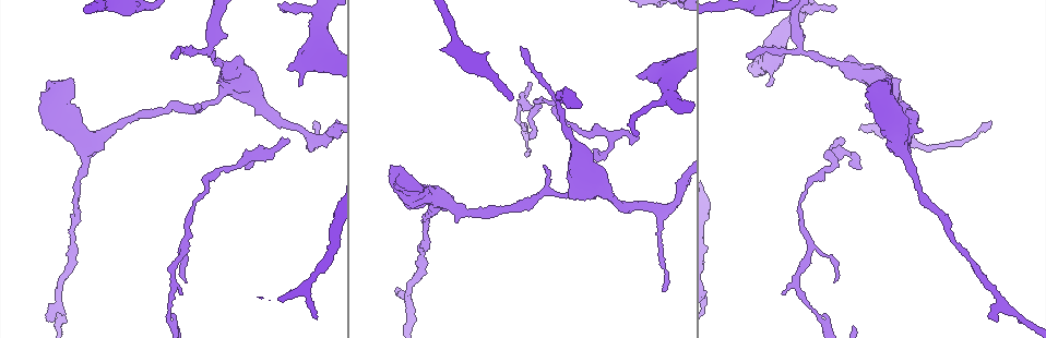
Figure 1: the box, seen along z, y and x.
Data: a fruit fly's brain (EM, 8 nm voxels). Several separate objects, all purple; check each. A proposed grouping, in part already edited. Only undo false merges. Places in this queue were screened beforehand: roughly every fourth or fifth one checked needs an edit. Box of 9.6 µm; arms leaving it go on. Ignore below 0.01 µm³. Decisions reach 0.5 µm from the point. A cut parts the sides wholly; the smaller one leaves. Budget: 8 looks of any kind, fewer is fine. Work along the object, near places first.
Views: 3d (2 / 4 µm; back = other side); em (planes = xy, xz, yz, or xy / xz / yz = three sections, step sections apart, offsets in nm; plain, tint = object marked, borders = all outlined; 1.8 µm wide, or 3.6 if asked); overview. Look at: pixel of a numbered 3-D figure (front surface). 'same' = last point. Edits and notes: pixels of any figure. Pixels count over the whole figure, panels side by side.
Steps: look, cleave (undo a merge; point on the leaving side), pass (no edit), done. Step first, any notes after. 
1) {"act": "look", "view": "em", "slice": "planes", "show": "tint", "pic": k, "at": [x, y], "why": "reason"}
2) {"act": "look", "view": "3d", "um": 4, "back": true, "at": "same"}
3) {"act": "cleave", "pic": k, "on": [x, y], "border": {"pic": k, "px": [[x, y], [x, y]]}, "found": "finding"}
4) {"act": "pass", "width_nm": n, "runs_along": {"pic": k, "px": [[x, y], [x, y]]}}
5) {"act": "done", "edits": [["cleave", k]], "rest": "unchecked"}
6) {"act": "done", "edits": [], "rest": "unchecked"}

{"act": "look", "view": "em", "slice": "planes", "show": "plain", "pic": 1, "at": [262, 154], "why": "sharp bend"}

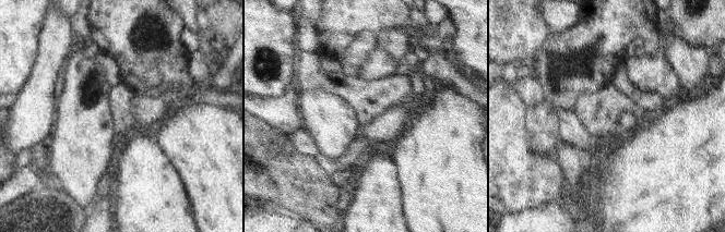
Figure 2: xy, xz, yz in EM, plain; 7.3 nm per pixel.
{"act": "look", "view": "em", "slice": "planes", "show": "borders", "at": "same", "why": "see the neighbours"}

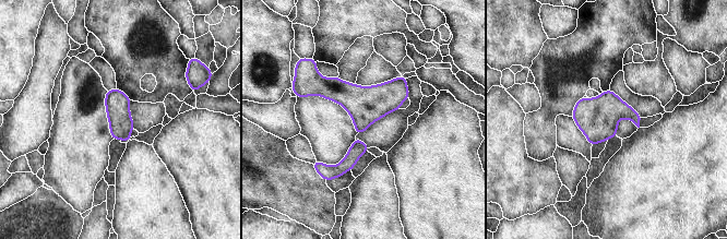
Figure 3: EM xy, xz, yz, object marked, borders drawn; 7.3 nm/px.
{"act": "pass", "runs_along": {"pic": 3, "px": [[308, 86], [348, 95], [406, 94]]}, "found": "all the same neuron"}

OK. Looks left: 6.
{"act": "look", "view": "3d", "um": 4, "back": true, "pic": 1, "at": [668, 79], "why": "branch point"}

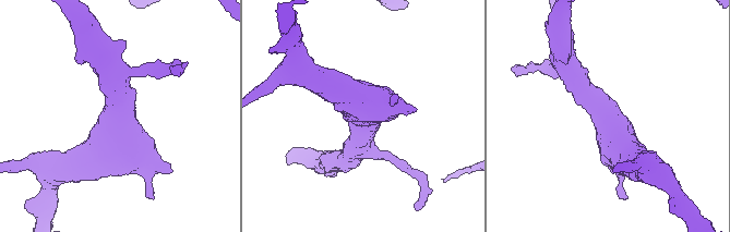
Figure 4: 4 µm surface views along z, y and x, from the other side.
{"act": "look", "view": "em", "um": 3.6, "slice": "xy", "step": 8, "show": "plain", "pic": 4, "at": [610, 115]}

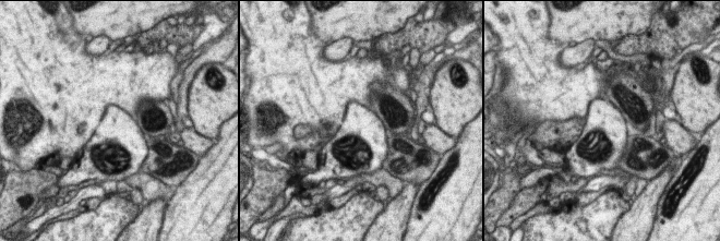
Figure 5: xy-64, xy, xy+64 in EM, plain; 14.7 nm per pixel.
{"act": "look", "view": "em", "um": 3.6, "slice": "xy", "step": 8, "show": "tint", "at": "same", "why": "with the object marked"}

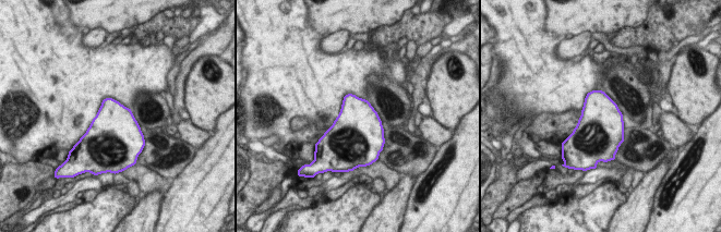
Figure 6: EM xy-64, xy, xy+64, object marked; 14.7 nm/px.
{"act": "pass", "found": "one neuron here"}

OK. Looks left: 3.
{"act": "look", "view": "3d", "um": 2, "pic": 1, "at": [210, 49], "why": "branch point"}

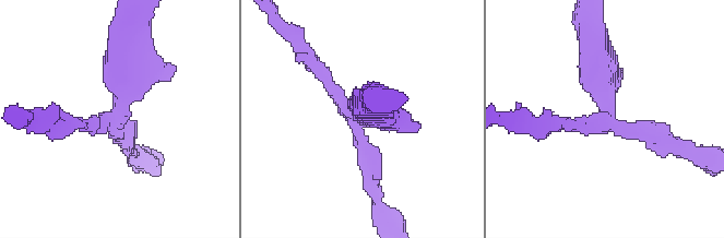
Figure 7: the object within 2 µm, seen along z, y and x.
{"act": "look", "view": "em", "slice": "planes", "show": "tint", "pic": 7, "at": [116, 123]}

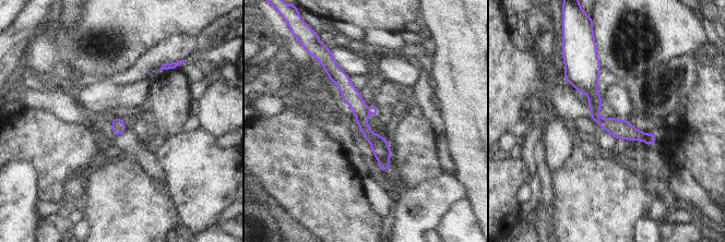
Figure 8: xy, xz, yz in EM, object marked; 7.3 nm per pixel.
{"act": "cleave", "pic": 8, "on": [586, 82], "arms": 3, "border": {"pic": 8, "px": [[591, 112], [595, 117]]}, "found": "a second neuron is stuck on"}

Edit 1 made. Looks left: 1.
{"act": "done", "edits": [["cleave", 8]], "rest": "unchecked"}

